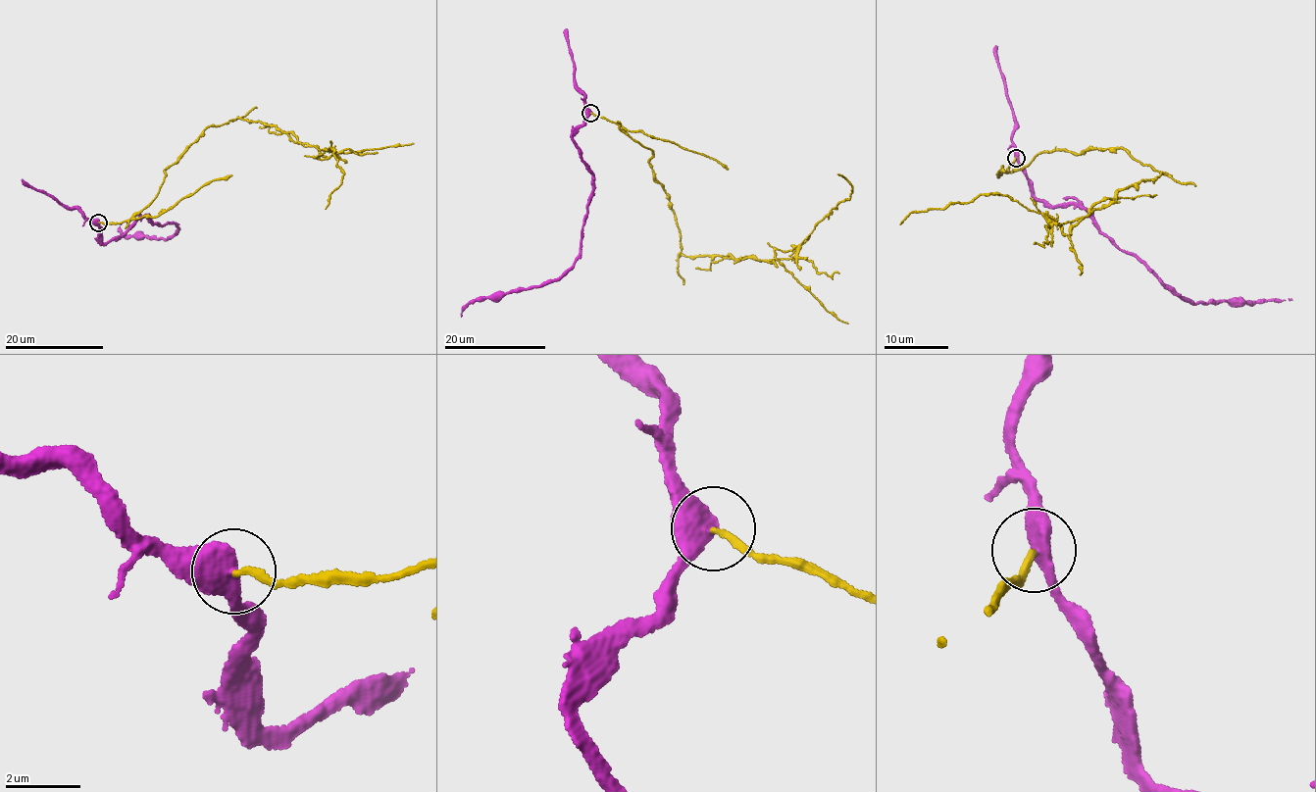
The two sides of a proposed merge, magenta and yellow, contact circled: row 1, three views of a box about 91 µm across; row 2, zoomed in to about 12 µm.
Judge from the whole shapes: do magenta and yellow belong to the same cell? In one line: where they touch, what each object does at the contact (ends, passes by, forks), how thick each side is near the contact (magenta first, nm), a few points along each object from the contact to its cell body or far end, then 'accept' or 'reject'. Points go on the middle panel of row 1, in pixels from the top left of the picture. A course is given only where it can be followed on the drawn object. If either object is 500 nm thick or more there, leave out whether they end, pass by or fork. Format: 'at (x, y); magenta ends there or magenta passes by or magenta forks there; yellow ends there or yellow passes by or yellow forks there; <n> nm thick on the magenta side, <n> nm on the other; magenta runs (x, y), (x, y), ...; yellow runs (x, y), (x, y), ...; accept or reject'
at (590, 113); 500 nm thick on the magenta side, 180 nm on the other; magenta runs (589, 113), (574, 138), (593, 174), (593, 187), (573, 266), (538, 287), (474, 299), (461, 317); yellow runs (591, 113), (652, 151), (653, 180), (668, 194), (682, 255), (788, 259), (849, 198), (850, 182), (837, 173); reject

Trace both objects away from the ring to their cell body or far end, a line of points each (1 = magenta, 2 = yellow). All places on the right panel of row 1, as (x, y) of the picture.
1: (1016, 158), (1035, 197), (1048, 205), (1086, 209), (1121, 250), (1134, 253), (1159, 281), (1195, 303), (1291, 299)
2: (1016, 159), (1009, 171), (1039, 153), (1121, 148), (1161, 174), (1059, 224), (1005, 195), (915, 211), (900, 223)

